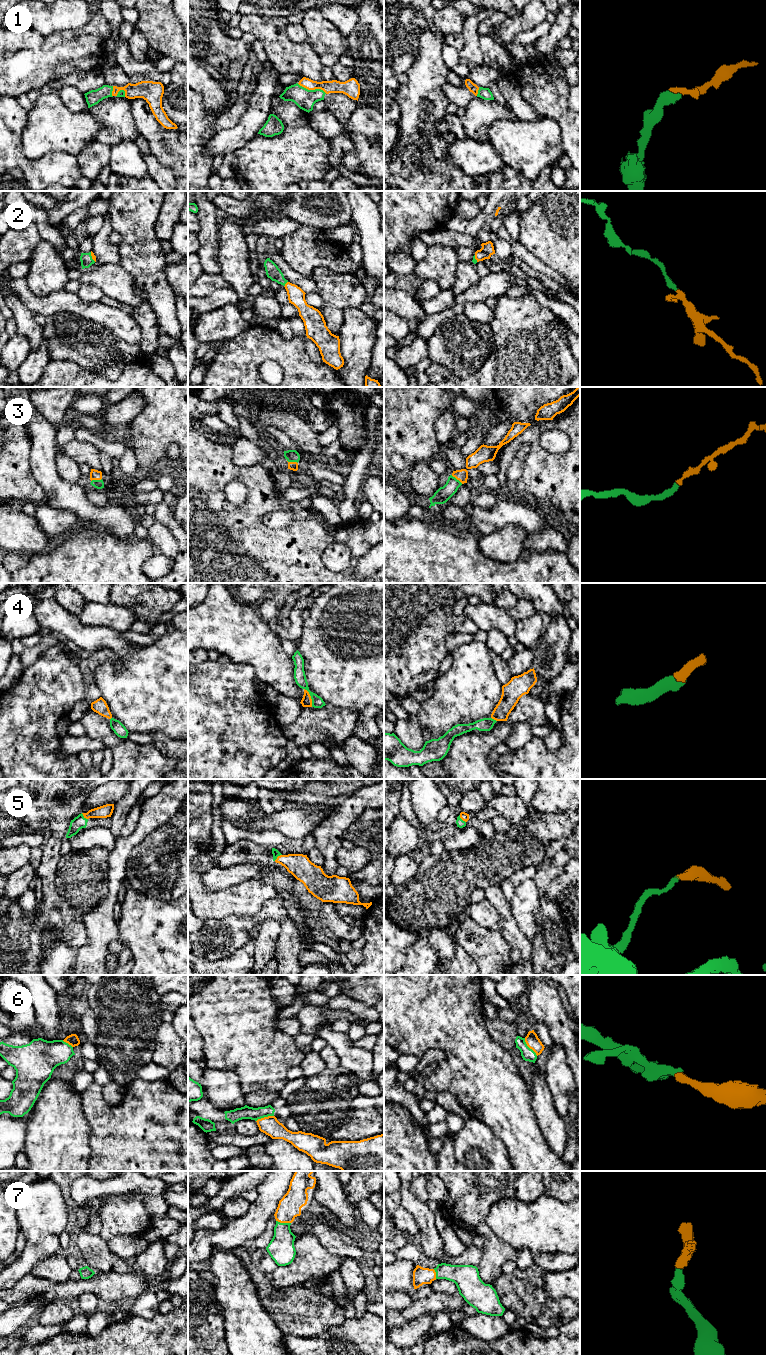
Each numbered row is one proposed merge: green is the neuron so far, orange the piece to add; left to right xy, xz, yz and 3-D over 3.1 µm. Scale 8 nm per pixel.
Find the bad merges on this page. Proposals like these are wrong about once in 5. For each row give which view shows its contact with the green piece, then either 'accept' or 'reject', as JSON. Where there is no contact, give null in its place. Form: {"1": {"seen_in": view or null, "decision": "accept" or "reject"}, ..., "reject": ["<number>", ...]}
{"1": {"seen_in": "xz", "decision": "accept"}, "2": {"seen_in": "xz", "decision": "accept"}, "3": {"seen_in": "xy", "decision": "accept"}, "4": {"seen_in": "xz", "decision": "accept"}, "5": {"seen_in": "xy", "decision": "accept"}, "6": {"seen_in": "yz", "decision": "accept"}, "7": {"seen_in": "xz", "decision": "accept"}, "reject": []}

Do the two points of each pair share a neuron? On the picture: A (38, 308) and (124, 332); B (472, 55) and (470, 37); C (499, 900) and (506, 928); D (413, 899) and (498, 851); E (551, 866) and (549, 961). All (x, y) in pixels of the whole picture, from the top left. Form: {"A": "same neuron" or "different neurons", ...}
{"A": "same neuron", "B": "same neuron", "C": "same neuron", "D": "same neuron", "E": "same neuron"}

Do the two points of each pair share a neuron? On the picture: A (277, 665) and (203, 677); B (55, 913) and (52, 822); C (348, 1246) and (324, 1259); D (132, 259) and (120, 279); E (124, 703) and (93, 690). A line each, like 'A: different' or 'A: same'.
A: different
B: same
C: different
D: different
E: different

